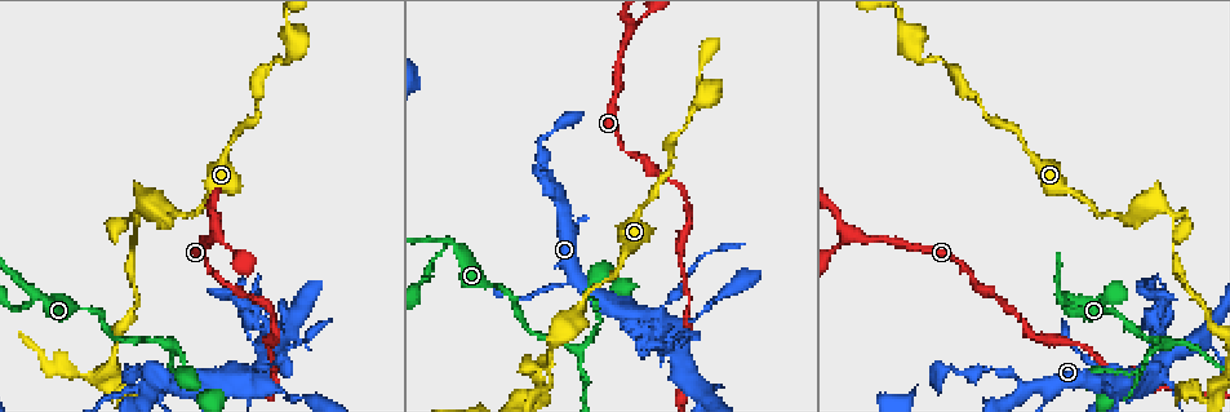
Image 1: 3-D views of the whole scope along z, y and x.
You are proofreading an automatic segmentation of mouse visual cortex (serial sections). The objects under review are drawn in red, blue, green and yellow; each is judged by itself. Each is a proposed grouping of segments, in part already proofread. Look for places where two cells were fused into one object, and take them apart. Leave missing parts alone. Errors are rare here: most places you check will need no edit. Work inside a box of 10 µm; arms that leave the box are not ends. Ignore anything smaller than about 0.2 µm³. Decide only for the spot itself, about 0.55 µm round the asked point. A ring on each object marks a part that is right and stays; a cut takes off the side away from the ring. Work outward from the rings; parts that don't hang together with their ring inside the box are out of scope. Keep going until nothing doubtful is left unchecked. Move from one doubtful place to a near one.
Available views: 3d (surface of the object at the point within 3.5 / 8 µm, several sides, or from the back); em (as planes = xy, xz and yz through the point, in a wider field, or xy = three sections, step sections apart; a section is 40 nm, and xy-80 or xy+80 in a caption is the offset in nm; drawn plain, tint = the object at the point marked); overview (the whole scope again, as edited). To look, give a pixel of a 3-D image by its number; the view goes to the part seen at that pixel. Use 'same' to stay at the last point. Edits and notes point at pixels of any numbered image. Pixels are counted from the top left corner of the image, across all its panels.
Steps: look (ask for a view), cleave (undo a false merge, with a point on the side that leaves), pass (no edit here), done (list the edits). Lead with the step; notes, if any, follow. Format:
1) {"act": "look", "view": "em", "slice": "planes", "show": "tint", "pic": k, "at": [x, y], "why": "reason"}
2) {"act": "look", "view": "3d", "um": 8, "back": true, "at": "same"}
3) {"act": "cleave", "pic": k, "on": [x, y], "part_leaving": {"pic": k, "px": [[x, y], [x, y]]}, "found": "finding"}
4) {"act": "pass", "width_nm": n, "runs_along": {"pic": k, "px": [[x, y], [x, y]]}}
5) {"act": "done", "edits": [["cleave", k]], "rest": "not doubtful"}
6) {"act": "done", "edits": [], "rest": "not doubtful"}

{"act": "look", "view": "3d", "um": 3.5, "pic": 1, "at": [35, 294], "why": "a fork"}

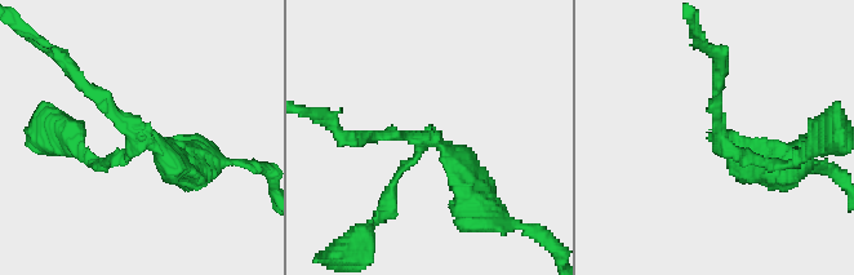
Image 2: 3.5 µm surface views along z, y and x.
{"act": "look", "view": "em", "slice": "planes", "show": "tint", "pic": 2, "at": [141, 141], "why": "shape alone is not enough"}

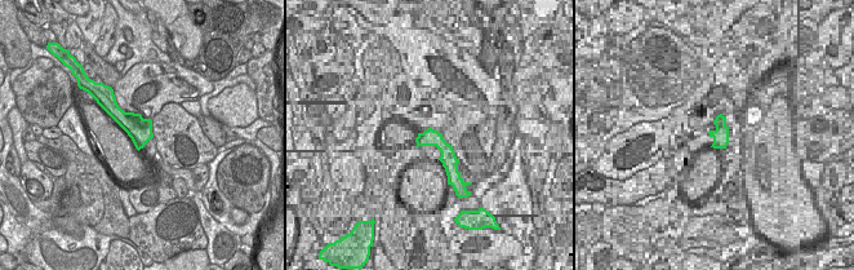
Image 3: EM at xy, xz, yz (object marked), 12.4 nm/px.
{"act": "pass", "width_nm": 320, "runs_along": {"pic": 2, "px": [[186, 167], [151, 140], [99, 163]]}, "found": "continuous, no second cell"}

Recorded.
{"act": "look", "view": "3d", "um": 8, "pic": 1, "at": [139, 203], "why": "sudden change in width"}

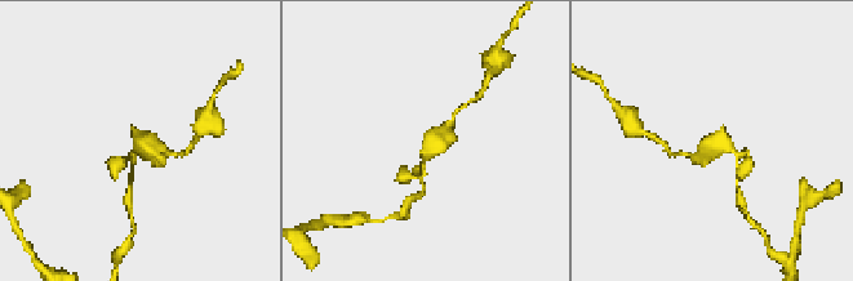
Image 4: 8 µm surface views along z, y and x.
{"act": "look", "view": "3d", "um": 3.5, "at": "same"}

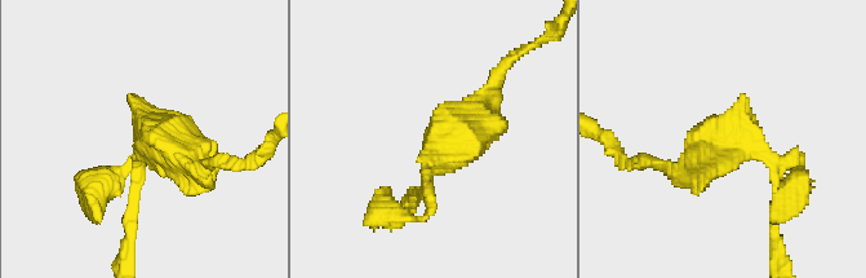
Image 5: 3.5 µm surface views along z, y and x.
{"act": "look", "view": "em", "slice": "xy", "step": 5, "show": "tint", "pic": 5, "at": [746, 143], "why": "now the EM"}

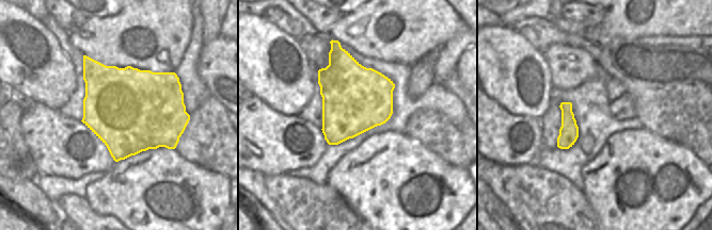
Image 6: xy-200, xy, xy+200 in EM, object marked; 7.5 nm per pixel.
{"act": "pass", "runs_along": {"pic": 5, "px": [[480, 98], [425, 192]]}, "found": "continuous, no second cell"}

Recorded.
{"act": "look", "view": "3d", "um": 3.5, "pic": 1, "at": [137, 235], "why": "a narrow waist"}

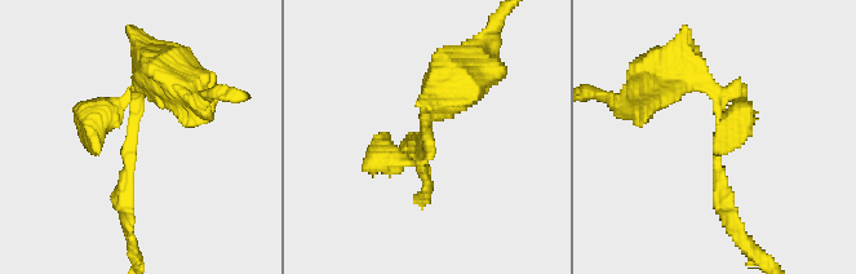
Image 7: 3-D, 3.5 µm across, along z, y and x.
{"act": "look", "view": "em", "slice": "xy", "step": 2, "show": "tint", "pic": 7, "at": [137, 137]}

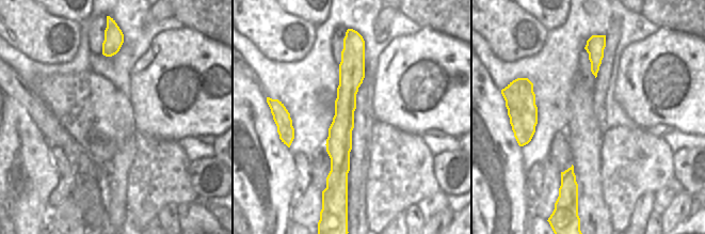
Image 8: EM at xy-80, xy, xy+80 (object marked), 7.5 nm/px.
{"act": "pass", "found": "all the same cell"}

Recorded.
{"act": "look", "view": "3d", "um": 3.5, "back": true, "pic": 1, "at": [685, 331], "why": "sudden change in width"}

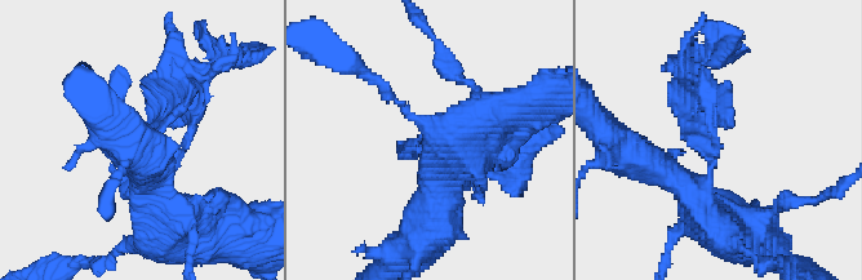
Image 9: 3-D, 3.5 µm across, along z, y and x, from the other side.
{"act": "look", "view": "em", "slice": "planes", "show": "tint", "pic": 9, "at": [713, 155]}

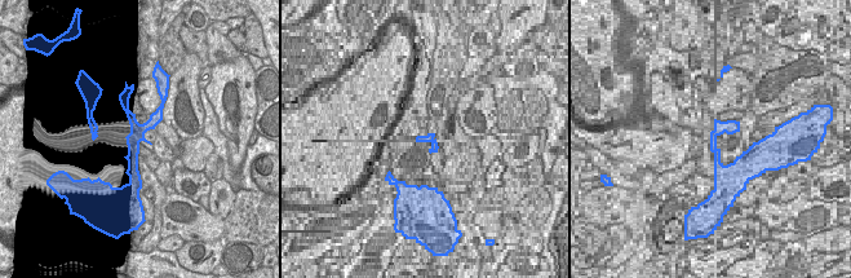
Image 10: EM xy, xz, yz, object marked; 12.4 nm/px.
{"act": "cleave", "pic": 9, "on": [165, 102], "found": "two cells meet here"}

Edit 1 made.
{"act": "look", "view": "3d", "um": 8, "back": true, "pic": 1, "at": [1165, 341], "why": "abrupt turn"}

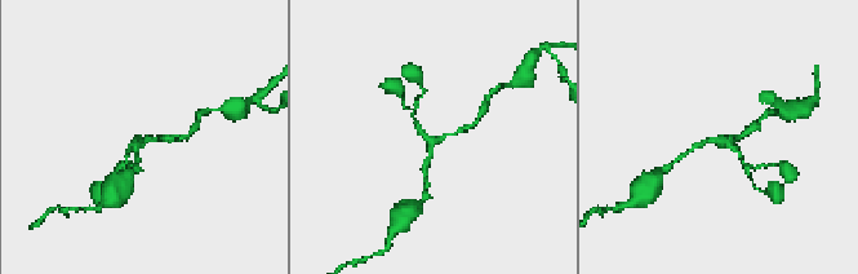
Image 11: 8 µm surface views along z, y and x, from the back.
{"act": "look", "view": "em", "slice": "xy", "step": 2, "show": "tint", "at": "same", "arms": 3, "arm_widths_nm": [150, 150, 200]}

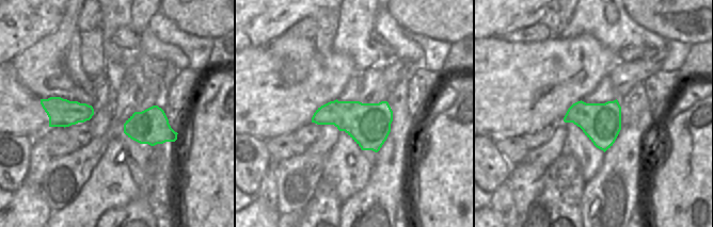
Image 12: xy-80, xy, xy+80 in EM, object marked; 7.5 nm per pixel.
{"act": "pass", "runs_along": {"pic": 11, "px": [[177, 140], [138, 141], [125, 160]]}, "found": "one cell here"}

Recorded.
{"act": "done", "edits": [["cleave", 9]], "rest": "not doubtful"}

